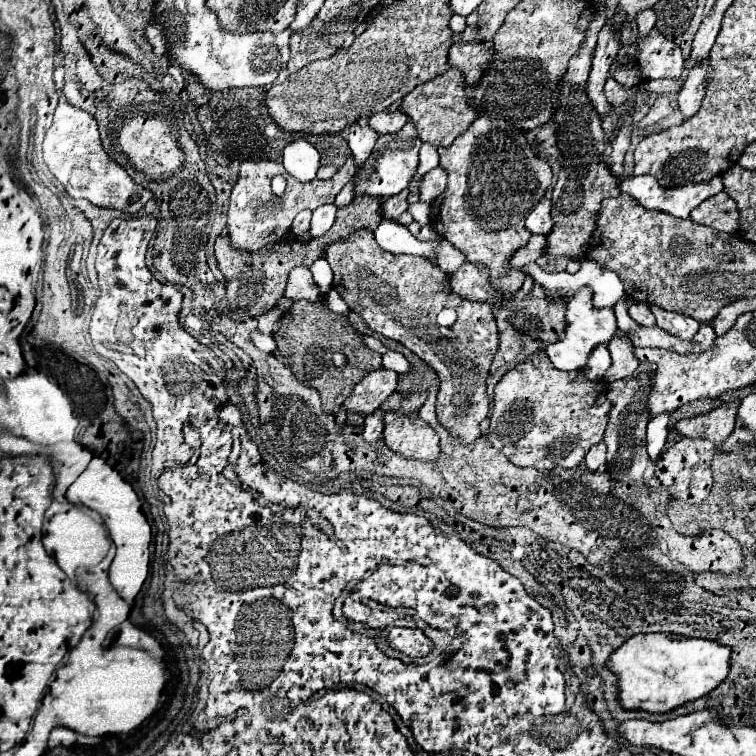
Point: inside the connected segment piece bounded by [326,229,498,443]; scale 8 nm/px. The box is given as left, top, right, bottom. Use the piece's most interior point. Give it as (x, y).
(399, 296)

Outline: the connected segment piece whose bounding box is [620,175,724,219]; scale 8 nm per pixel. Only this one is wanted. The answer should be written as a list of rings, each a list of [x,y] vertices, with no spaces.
[[[650,175],[632,177],[620,183],[622,193],[632,195],[642,207],[670,213],[680,219],[688,219],[690,211],[704,200],[723,191],[721,175],[715,176],[708,183],[688,183],[674,189],[664,189]]]

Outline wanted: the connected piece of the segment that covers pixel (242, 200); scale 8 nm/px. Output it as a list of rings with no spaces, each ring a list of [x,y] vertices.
[[[346,159],[346,163],[338,169],[338,173],[332,179],[320,181],[312,179],[308,183],[296,181],[294,177],[284,171],[282,163],[276,161],[244,161],[240,165],[240,179],[232,189],[230,205],[228,205],[228,237],[232,241],[232,247],[246,249],[254,253],[256,249],[280,241],[294,221],[294,217],[304,209],[316,209],[324,203],[334,203],[336,193],[342,189],[342,185],[348,183],[348,179],[356,173],[354,159]]]

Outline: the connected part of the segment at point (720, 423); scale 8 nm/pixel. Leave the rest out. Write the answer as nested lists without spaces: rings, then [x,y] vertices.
[[[728,401],[728,405],[720,405],[710,413],[678,421],[674,429],[680,437],[704,437],[716,445],[722,445],[736,425],[738,405],[740,401]]]

